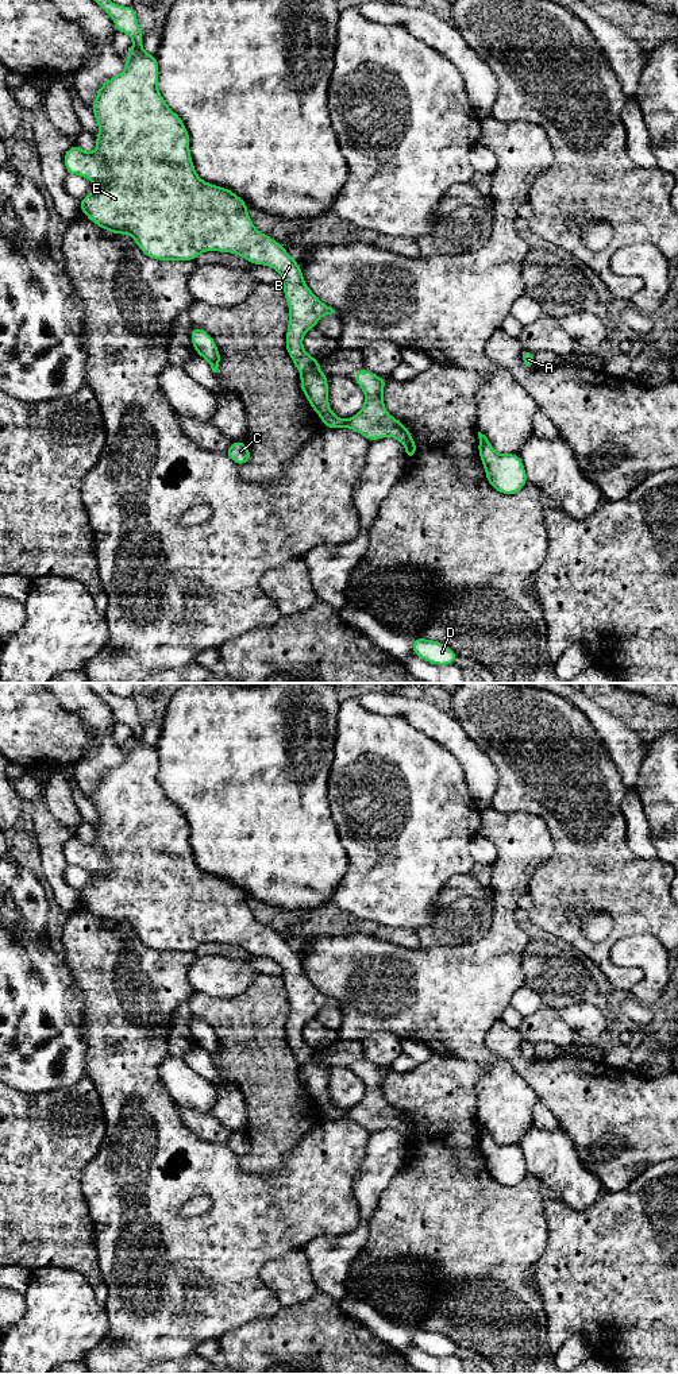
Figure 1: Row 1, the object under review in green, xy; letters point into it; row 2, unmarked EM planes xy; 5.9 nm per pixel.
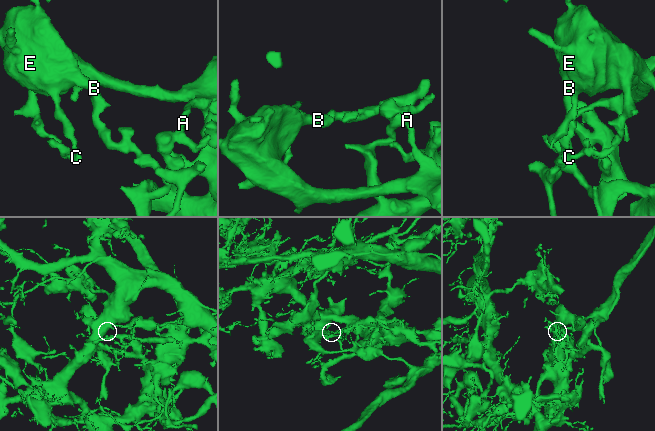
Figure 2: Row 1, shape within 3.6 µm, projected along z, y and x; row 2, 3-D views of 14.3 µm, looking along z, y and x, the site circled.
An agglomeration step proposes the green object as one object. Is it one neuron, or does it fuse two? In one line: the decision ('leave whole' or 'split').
split

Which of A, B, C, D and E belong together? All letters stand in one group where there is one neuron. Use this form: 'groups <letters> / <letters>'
groups A B C E / D

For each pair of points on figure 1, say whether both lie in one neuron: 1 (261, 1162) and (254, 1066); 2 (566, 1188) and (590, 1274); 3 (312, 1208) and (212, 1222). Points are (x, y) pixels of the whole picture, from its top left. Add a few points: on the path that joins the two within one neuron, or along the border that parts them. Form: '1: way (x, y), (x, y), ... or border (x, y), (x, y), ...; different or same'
1: way (264, 1138), (264, 1091); same
2: border (601, 1195), (581, 1210), (558, 1197); different
3: way (288, 1211), (268, 1219), (237, 1222); same

